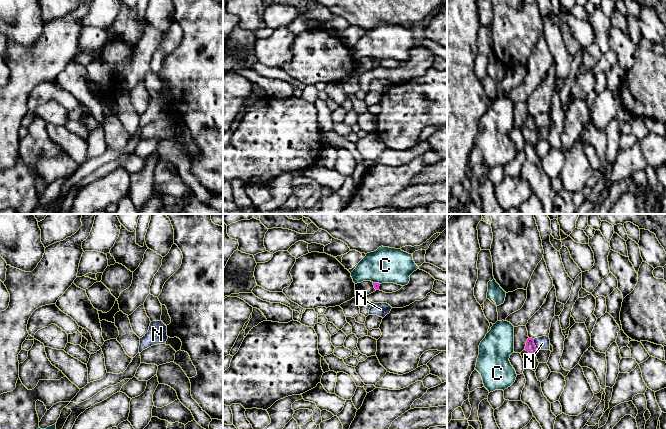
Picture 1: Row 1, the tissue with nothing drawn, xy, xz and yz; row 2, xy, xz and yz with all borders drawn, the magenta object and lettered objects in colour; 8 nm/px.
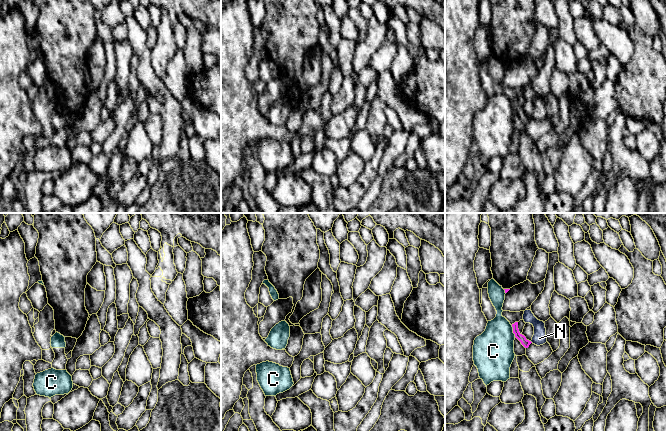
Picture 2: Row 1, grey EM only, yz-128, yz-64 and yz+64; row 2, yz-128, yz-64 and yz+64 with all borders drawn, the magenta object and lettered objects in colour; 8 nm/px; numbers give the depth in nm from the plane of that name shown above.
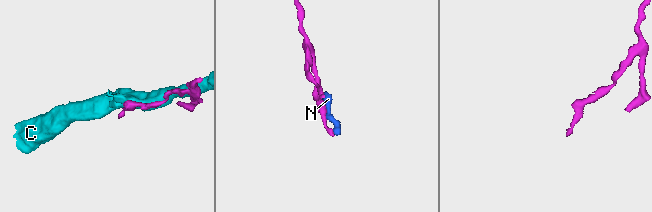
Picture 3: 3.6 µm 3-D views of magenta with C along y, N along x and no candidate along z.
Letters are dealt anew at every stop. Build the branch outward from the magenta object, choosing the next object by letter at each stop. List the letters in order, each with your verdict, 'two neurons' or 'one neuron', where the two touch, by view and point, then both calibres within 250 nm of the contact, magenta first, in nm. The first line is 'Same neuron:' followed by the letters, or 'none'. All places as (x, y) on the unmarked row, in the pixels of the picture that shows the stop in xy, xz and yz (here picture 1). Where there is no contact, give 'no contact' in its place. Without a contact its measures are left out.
Same neuron: none
C: two neurons; meets magenta in xz at (376, 59); 50 nm thick on the magenta side, 280 nm on the other
N: two neurons; meets magenta in yz at (534, 120); 80 nm thick on the magenta side, 110 nm on the other

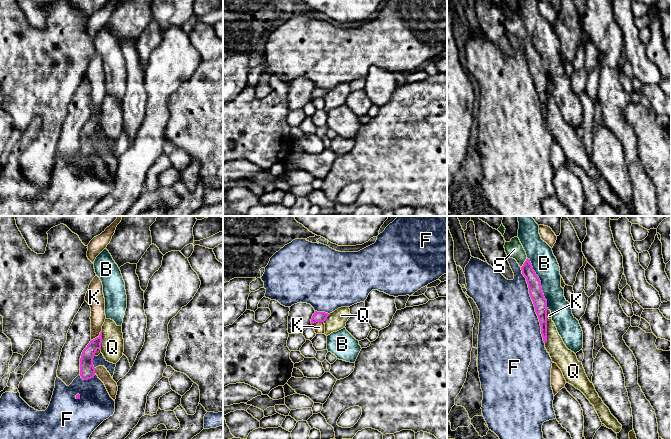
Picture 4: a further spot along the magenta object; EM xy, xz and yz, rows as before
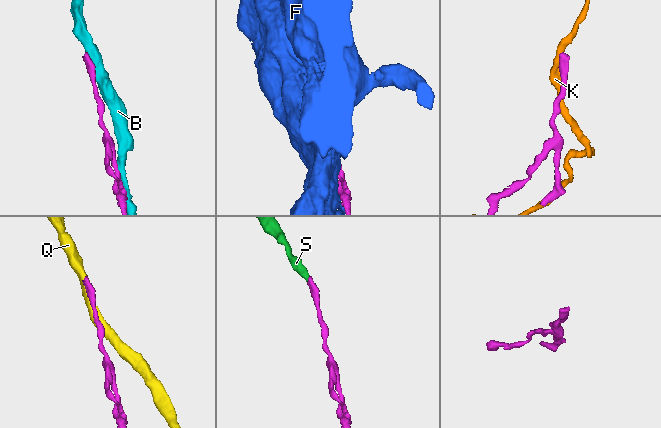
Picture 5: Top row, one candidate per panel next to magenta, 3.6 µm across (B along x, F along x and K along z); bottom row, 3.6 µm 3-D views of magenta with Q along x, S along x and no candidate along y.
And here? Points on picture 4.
Same neuron: S
B: two neurons; meets magenta in yz at (540, 59); 110 nm thick on the magenta side, 200 nm on the other
F: two neurons; meets magenta in yz at (534, 81); 110 nm thick on the magenta side, 460 nm on the other
K: two neurons; meets magenta in xy at (97, 113); 110 nm thick on the magenta side, 120 nm on the other
Q: two neurons; meets magenta in yz at (546, 106); 110 nm thick on the magenta side, 160 nm on the other
S: one neuron; meets magenta in yz at (524, 39); 110 nm thick on the magenta side, 140 nm on the other

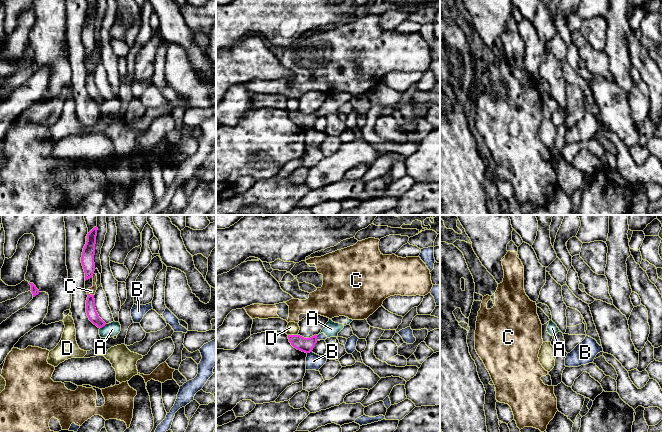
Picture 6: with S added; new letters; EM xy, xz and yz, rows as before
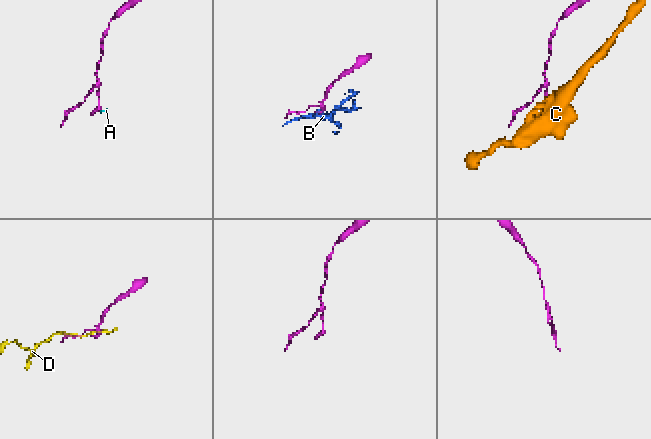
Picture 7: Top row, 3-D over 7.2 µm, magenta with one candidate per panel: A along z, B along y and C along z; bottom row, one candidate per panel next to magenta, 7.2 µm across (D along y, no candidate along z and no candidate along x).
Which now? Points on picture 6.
Same neuron: none
A: two neurons; meets magenta in xy at (103, 101); 90 nm thick on the magenta side, 120 nm on the other
B: two neurons; meets magenta in xz at (309, 128); 120 nm thick on the magenta side, 130 nm on the other
C: two neurons; meets magenta in xy at (89, 70); 90 nm thick on the magenta side, 60 nm on the other
D: two neurons; meets magenta in xz at (293, 111); 120 nm thick on the magenta side, 100 nm on the other

